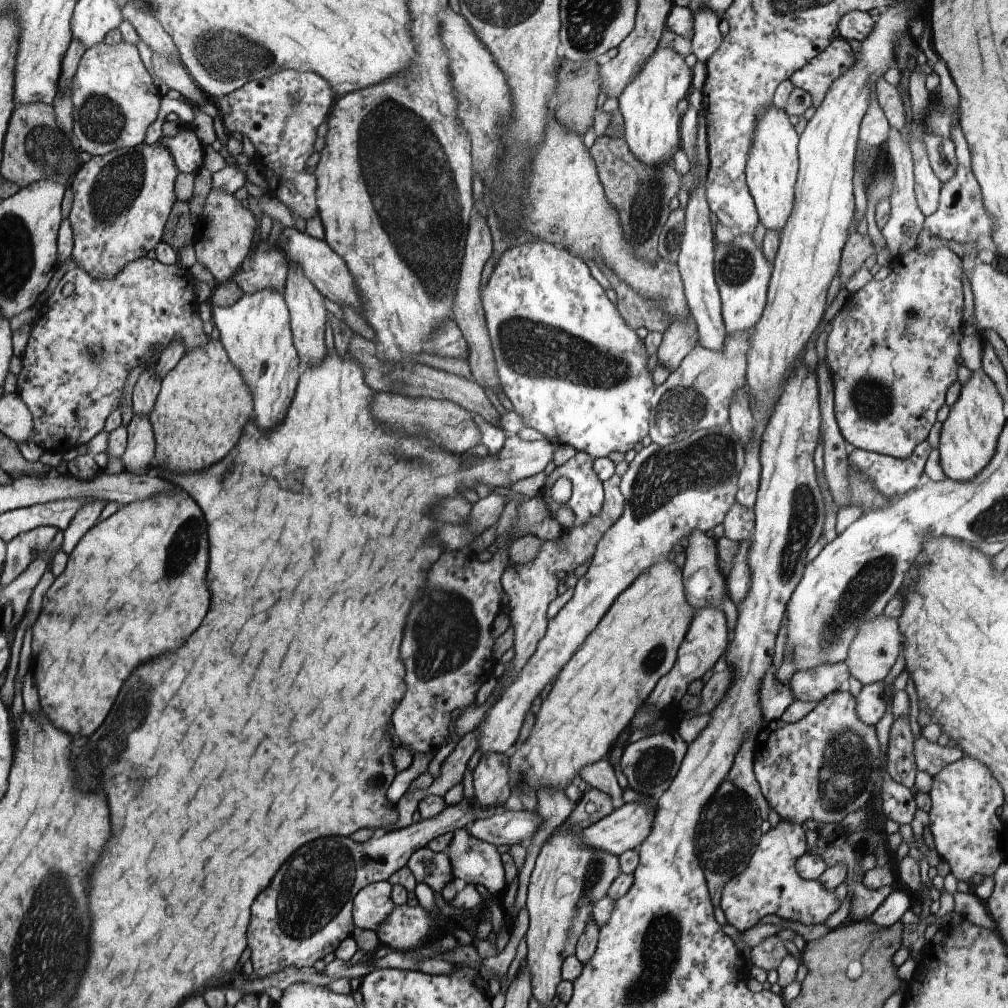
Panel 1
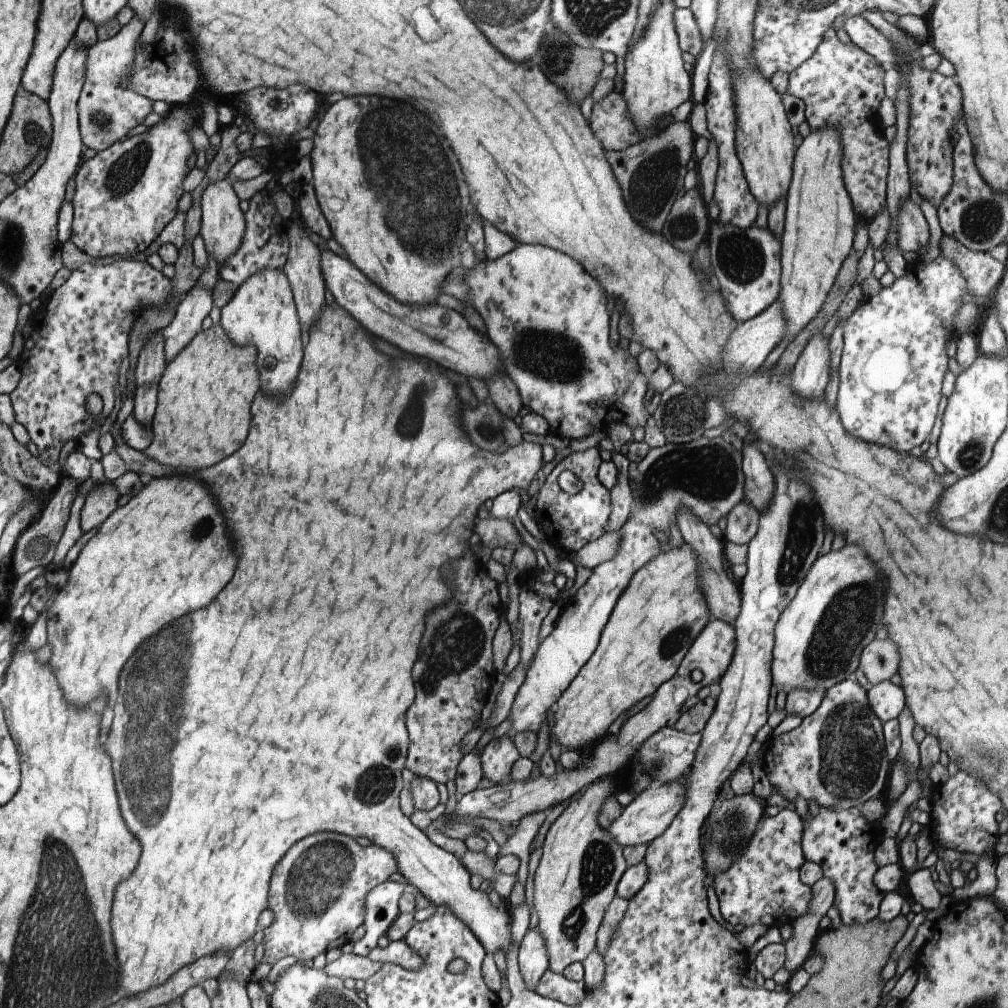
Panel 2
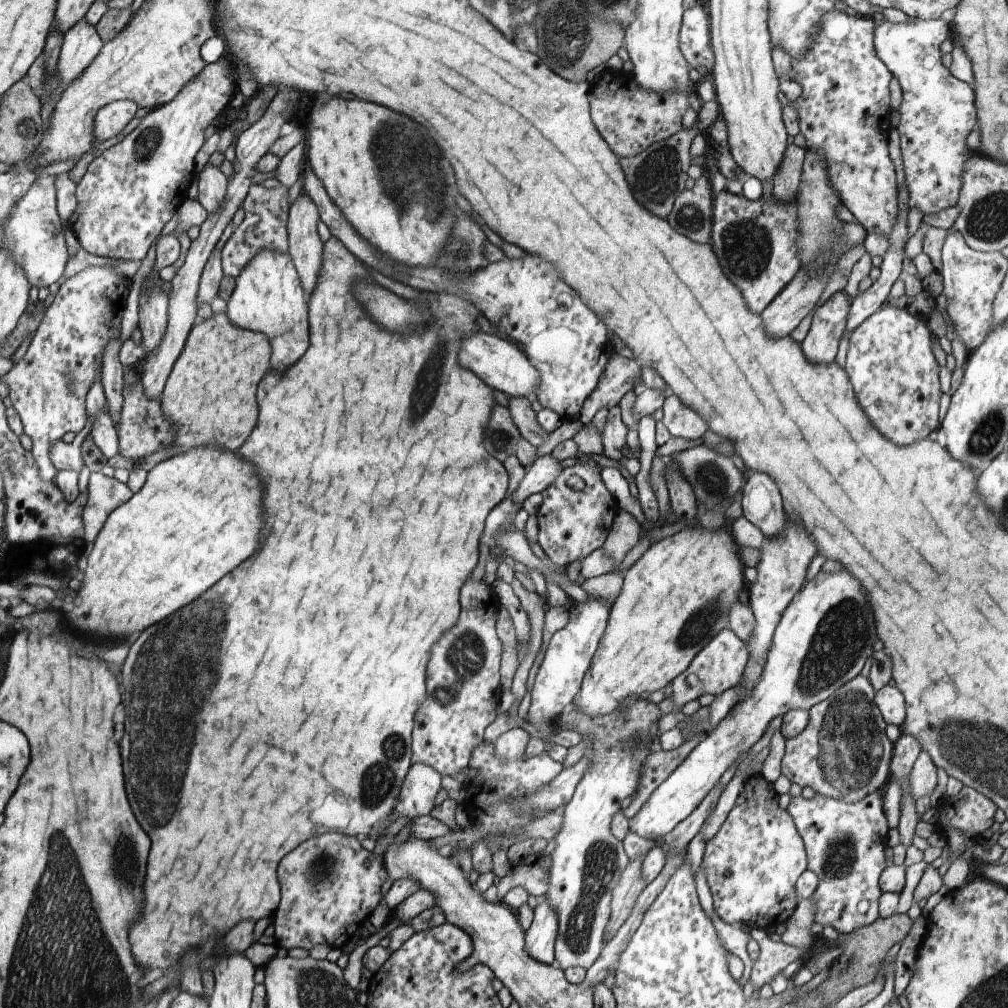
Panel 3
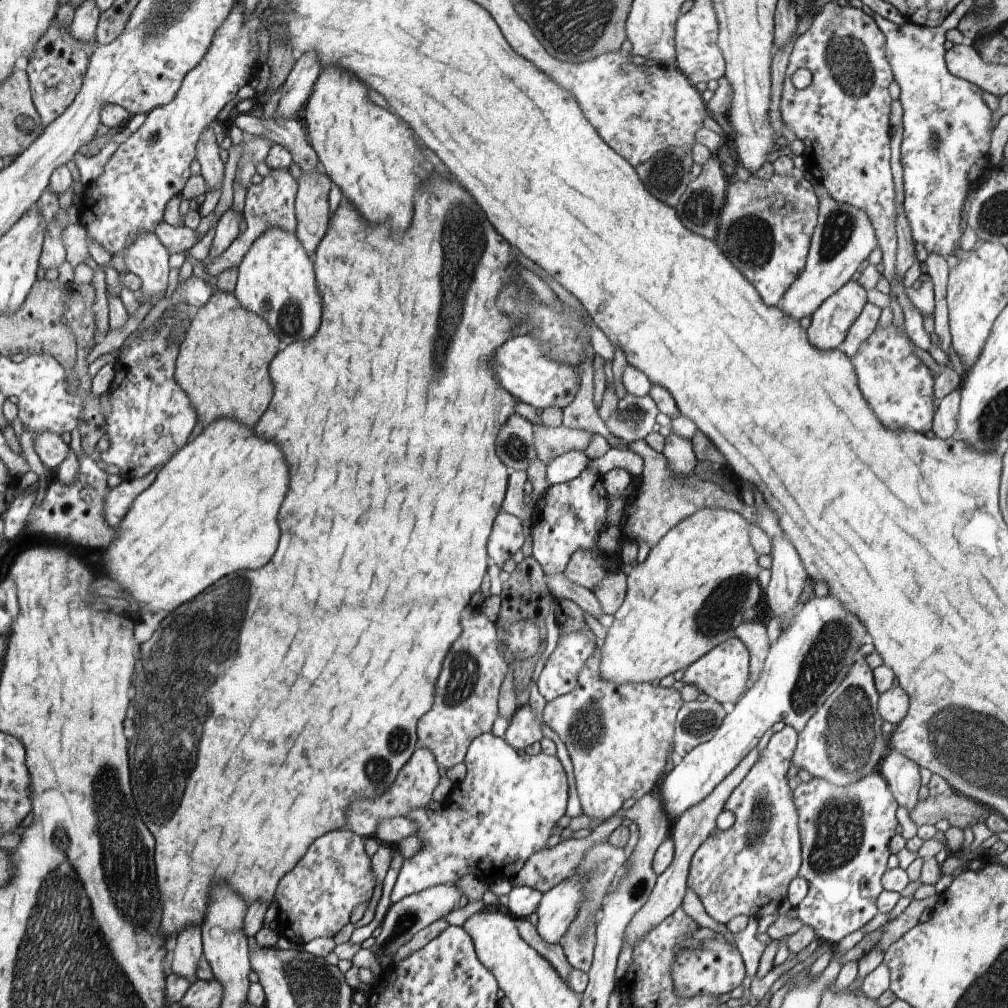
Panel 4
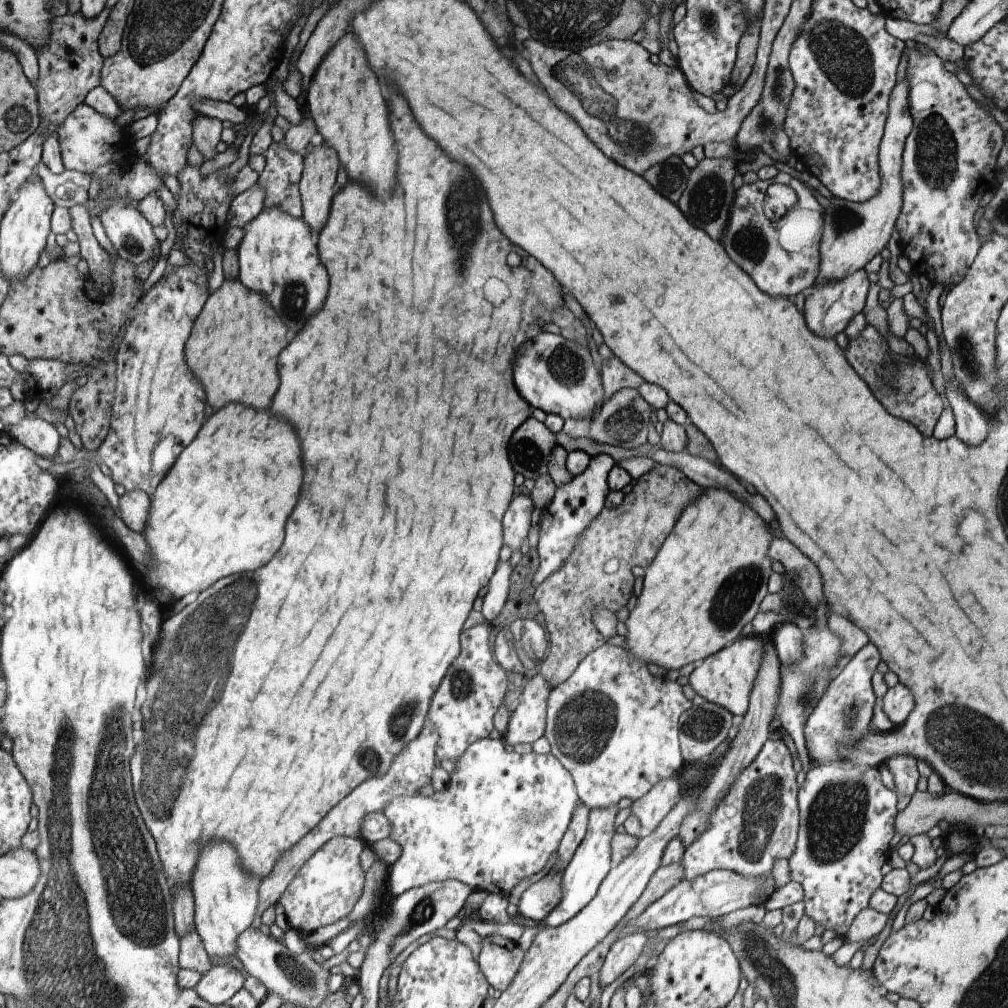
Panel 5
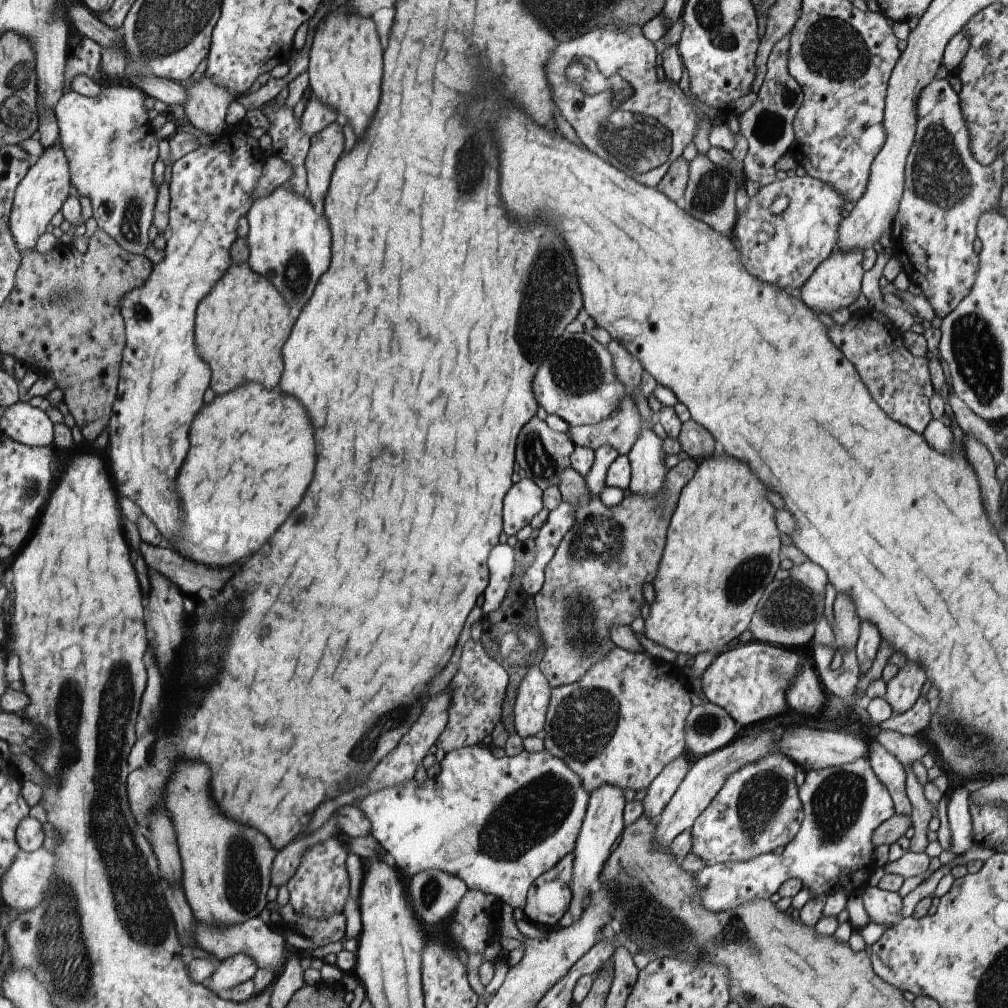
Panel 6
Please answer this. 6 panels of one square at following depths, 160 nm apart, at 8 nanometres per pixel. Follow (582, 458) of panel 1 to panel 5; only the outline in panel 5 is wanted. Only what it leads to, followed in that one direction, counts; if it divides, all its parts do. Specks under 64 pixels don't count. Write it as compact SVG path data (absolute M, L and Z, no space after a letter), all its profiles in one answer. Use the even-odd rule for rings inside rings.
M607 453L591 456L588 468L575 476L569 483L555 487L550 504L543 510L539 522L539 567L533 576L535 588L548 578L556 569L562 568L575 550L578 537L587 529L592 519L605 507L609 470L616 464L614 458Z

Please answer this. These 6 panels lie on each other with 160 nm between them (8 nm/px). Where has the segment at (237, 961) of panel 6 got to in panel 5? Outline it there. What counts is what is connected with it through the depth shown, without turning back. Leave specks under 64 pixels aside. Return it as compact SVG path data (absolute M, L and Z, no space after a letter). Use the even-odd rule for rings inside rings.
M232 965L208 969L195 986L197 993L214 1006L228 1002L234 993L245 986L244 974Z

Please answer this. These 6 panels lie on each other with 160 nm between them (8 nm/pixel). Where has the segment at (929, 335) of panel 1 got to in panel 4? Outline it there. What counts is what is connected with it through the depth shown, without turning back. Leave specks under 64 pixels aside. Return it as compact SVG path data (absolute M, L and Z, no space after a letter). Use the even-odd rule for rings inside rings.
M893 324L875 328L857 348L851 361L864 398L884 426L890 426L892 430L912 429L925 434L933 427L936 412L934 378L929 368L917 358L915 346L906 335L900 334Z

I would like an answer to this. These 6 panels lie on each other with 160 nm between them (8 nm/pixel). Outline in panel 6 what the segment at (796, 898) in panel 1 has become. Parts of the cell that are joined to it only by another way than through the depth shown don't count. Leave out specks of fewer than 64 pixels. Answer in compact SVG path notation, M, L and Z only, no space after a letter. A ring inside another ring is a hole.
M773 751L731 774L722 790L694 821L691 828L691 851L703 858L707 865L713 865L726 861L747 861L760 854L774 852L776 848L792 842L804 818L799 788L794 781L797 769L798 766L786 755Z

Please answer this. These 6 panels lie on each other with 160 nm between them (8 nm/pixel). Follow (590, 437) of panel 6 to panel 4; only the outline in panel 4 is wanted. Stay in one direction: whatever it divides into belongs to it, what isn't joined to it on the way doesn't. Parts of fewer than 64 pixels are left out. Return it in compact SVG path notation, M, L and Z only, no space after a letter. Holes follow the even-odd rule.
M628 392L618 401L616 412L605 420L605 425L613 436L630 444L644 440L654 430L658 413L658 405L649 394L640 397Z

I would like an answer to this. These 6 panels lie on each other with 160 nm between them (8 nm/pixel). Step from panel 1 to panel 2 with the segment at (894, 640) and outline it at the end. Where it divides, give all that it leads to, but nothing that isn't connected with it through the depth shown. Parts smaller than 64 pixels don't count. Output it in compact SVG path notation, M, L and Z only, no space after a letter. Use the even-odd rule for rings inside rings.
M886 638L874 639L862 651L859 668L873 685L889 681L899 671L899 650L895 642Z

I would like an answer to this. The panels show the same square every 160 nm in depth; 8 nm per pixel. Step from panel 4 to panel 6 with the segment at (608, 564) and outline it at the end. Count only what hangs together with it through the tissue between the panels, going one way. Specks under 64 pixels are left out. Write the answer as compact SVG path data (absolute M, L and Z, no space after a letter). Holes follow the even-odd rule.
M686 457L672 467L660 497L630 494L613 507L604 506L598 495L591 495L586 488L586 479L571 466L561 474L558 488L563 500L575 508L575 521L560 541L552 560L545 566L545 583L542 590L534 595L536 612L538 618L542 620L542 624L538 622L538 634L542 638L542 644L546 646L544 660L538 665L552 689L584 678L592 666L600 662L615 647L615 642L611 639L611 629L620 625L630 625L635 618L641 616L640 610L645 602L642 586L646 582L652 583L657 575L672 515L681 490L692 478L697 463L694 459Z

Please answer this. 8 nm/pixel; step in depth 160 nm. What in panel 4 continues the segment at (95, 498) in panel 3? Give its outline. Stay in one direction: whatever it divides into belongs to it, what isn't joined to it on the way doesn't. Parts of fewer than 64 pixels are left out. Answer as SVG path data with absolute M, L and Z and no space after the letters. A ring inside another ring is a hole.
M160 467L145 477L123 480L118 486L109 488L105 500L105 517L112 528L121 526L137 496L155 481L158 470Z

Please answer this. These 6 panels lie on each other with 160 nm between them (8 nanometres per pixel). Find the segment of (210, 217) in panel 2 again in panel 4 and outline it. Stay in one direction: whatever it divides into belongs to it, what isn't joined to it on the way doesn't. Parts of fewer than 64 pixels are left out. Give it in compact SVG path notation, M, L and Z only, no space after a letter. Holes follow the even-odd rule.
M212 128L206 129L197 142L196 160L201 166L201 175L208 186L208 191L216 188L224 174L224 162L220 159L219 145Z

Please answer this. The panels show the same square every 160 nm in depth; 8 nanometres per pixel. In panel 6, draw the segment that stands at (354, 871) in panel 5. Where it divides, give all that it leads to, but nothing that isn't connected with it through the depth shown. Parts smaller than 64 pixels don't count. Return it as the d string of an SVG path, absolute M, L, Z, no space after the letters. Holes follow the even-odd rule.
M338 836L318 841L303 852L297 871L287 882L289 902L296 913L318 918L334 911L342 912L348 896L348 874L344 866L346 853L348 852L341 844L341 840L338 840Z

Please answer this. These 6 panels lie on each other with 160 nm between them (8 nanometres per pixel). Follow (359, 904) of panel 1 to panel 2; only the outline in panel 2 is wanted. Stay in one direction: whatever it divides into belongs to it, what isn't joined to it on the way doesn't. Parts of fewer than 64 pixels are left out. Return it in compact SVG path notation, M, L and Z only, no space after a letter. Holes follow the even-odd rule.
M383 882L367 895L366 934L353 944L353 953L367 957L378 944L380 936L386 935L388 929L400 913L400 900L406 890L401 882Z

